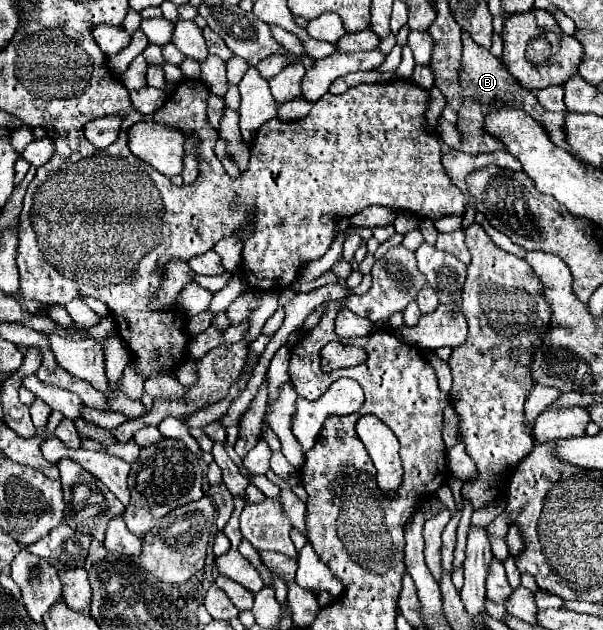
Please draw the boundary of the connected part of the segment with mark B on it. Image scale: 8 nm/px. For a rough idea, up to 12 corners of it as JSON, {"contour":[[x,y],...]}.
{"contour":[[463,32],[463,152],[505,150],[483,128],[491,108],[519,108],[555,146],[565,114],[547,112],[505,64]]}

